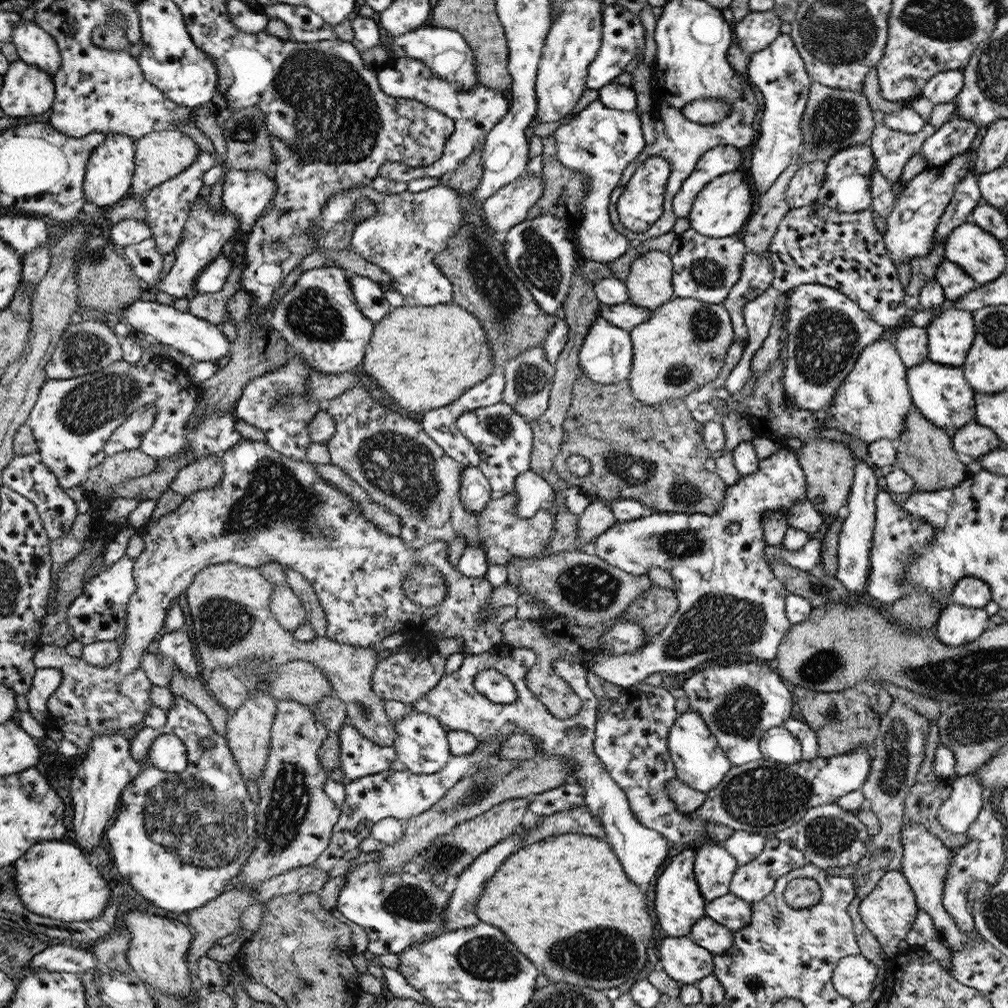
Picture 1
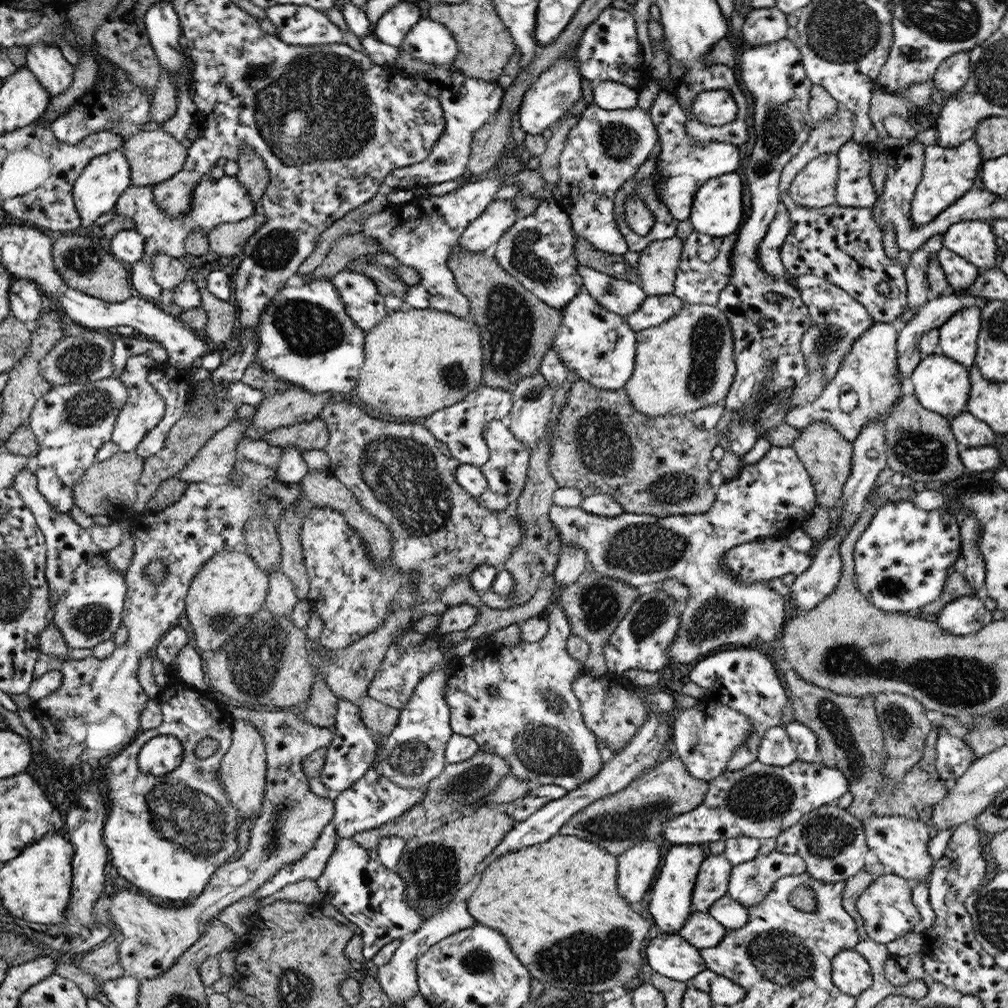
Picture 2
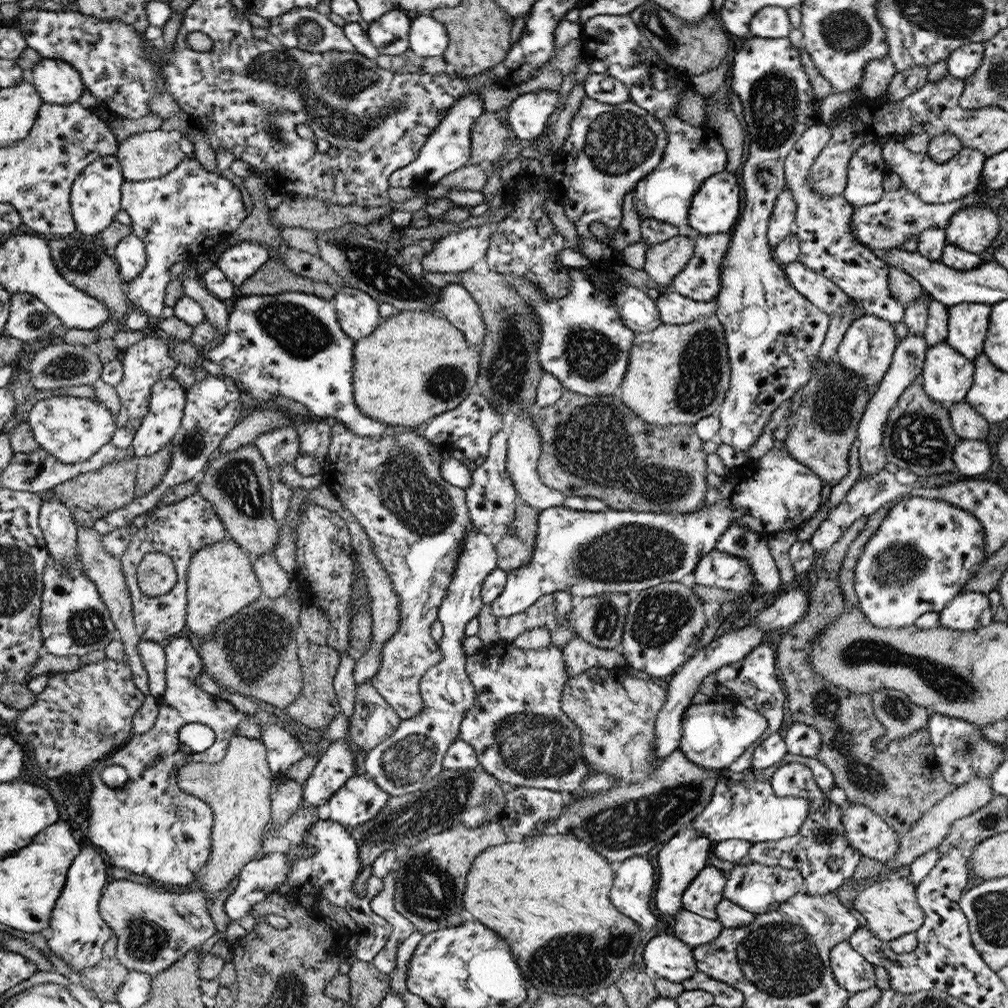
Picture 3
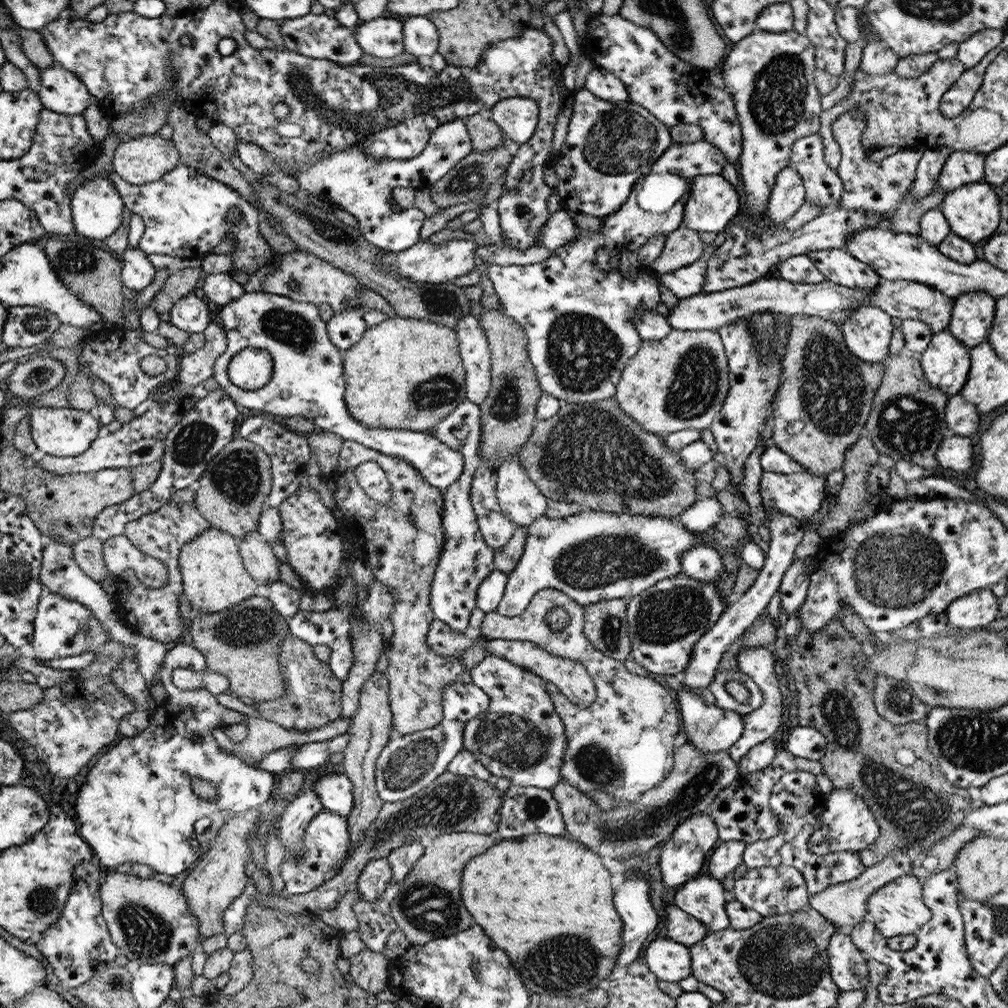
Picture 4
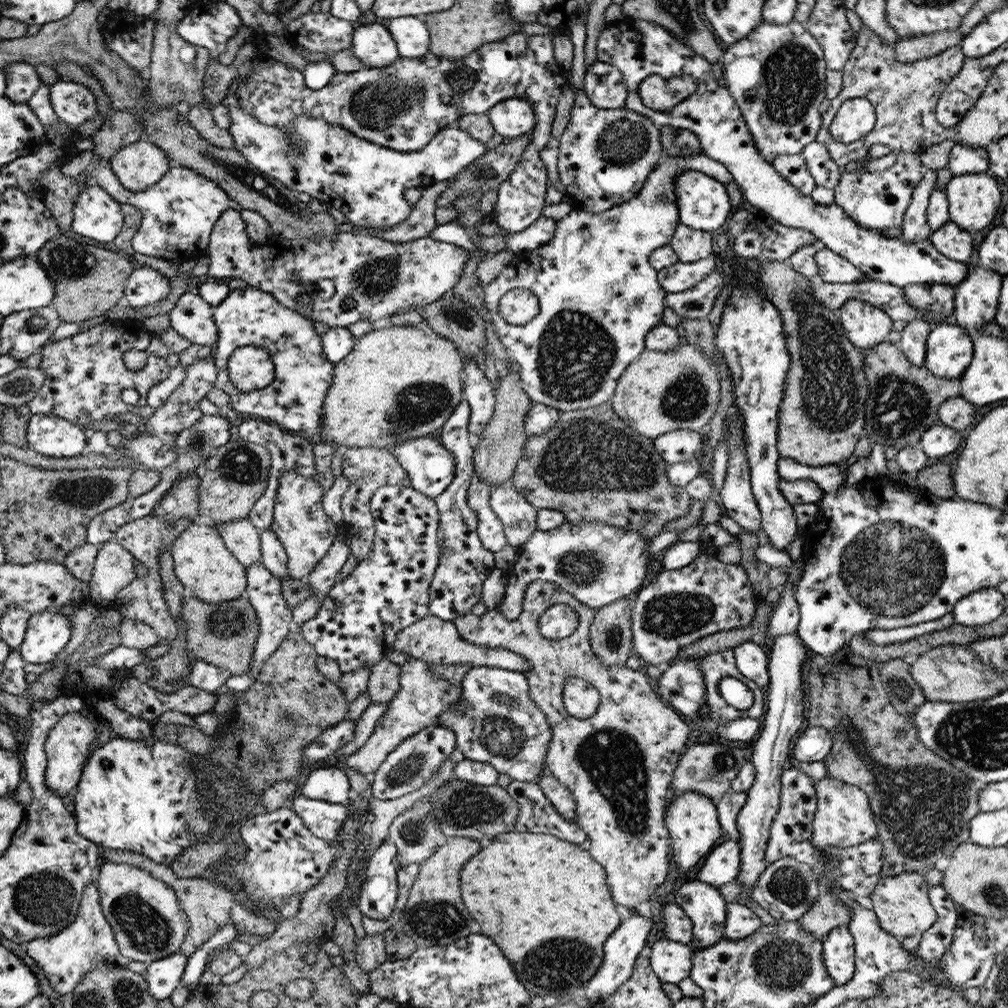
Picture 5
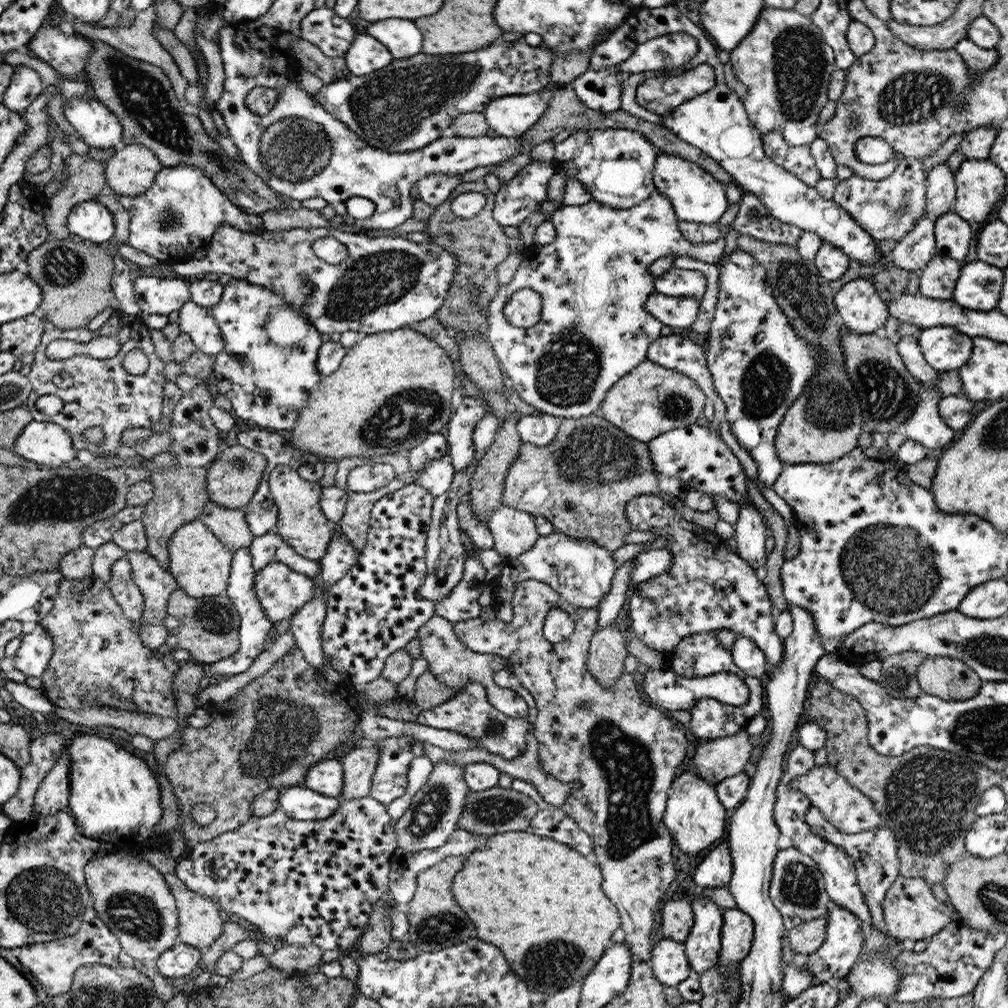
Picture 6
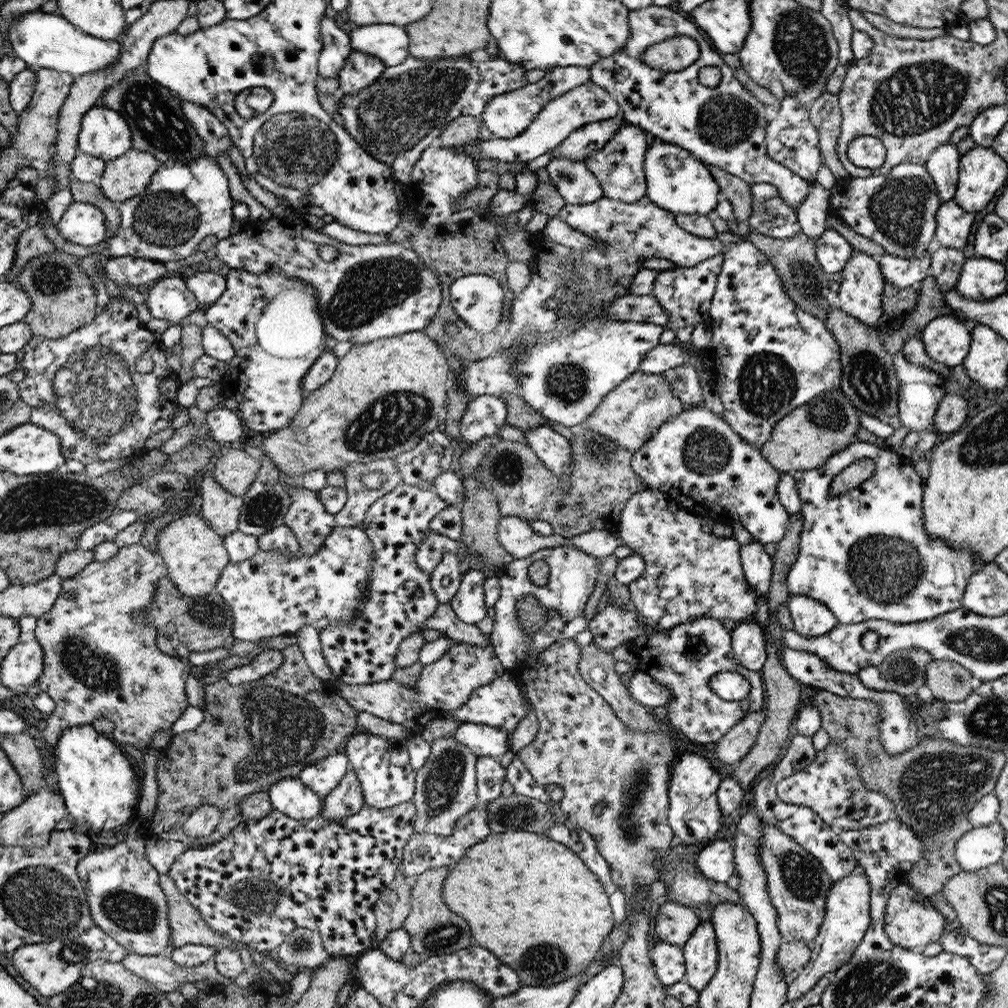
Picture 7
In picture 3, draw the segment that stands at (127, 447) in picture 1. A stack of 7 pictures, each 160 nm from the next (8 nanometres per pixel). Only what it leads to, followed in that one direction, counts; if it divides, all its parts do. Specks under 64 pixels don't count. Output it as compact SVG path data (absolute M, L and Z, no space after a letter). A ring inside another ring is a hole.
M145 336L140 342L121 351L123 377L115 387L118 398L120 398L121 410L116 427L128 427L136 432L143 417L148 412L148 400L152 386L156 381L172 376L173 370L179 365L168 353L167 345L168 343L161 339Z

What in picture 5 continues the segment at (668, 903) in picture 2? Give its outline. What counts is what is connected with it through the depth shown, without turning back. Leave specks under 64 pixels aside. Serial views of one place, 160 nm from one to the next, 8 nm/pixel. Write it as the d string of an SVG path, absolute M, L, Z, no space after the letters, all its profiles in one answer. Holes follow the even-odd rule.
M686 791L675 796L667 805L664 825L672 840L674 860L683 874L698 864L698 860L708 854L719 842L725 839L719 823L716 800L696 791Z

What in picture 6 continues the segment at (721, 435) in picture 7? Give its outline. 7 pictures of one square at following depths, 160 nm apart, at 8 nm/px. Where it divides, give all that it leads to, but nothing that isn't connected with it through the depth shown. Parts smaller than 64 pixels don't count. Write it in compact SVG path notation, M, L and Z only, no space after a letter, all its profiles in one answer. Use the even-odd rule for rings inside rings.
M699 421L688 426L676 427L653 438L647 445L656 473L666 474L668 478L680 478L684 483L683 491L696 490L710 495L711 498L724 496L737 506L742 503L752 503L752 498L746 488L748 486L747 474L743 470L742 464L724 442L724 439L714 430L710 430L709 423Z

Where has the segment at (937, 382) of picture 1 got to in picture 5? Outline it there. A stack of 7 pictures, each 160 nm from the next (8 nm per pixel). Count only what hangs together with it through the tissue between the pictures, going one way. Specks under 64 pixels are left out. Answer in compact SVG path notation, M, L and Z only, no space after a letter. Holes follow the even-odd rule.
M958 324L932 326L925 348L924 366L934 376L959 379L973 357L973 338Z

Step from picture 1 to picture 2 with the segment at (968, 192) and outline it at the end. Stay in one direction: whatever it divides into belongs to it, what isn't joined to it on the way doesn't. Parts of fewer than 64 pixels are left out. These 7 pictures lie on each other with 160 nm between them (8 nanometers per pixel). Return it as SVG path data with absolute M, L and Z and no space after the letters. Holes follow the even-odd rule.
M937 234L922 244L916 253L912 253L910 263L904 268L909 308L918 310L932 297L927 281L927 266L929 258L936 256L942 248L943 234Z

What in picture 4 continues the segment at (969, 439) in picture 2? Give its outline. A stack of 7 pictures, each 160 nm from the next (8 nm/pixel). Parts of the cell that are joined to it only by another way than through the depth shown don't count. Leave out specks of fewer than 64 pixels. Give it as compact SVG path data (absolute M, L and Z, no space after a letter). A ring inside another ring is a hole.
M954 395L948 397L945 406L945 421L950 430L953 430L956 435L972 437L978 428L980 428L980 412L979 410L969 402L966 402L963 396Z

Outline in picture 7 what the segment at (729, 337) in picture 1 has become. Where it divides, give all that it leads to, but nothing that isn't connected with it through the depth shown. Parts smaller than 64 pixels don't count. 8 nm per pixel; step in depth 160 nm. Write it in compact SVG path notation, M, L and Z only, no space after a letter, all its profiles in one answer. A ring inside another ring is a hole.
M638 370L627 380L616 385L582 425L609 438L625 450L636 452L661 424L680 414L684 409L686 409L684 403L661 374L646 374Z

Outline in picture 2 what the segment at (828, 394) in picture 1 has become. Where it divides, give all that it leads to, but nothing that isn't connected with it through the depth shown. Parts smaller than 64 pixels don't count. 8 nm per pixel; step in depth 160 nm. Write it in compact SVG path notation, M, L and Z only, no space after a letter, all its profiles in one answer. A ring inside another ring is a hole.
M801 274L794 278L793 285L800 291L801 299L815 322L815 325L804 333L800 343L805 363L809 366L809 372L824 368L826 382L830 382L836 376L852 343L875 323L874 319L868 314L866 308L845 290L828 282L825 278L813 274Z

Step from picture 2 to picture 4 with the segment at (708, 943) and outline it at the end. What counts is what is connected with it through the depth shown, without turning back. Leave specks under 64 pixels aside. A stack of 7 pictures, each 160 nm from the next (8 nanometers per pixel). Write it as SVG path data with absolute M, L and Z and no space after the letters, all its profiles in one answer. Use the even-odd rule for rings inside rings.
M669 905L666 916L666 938L688 948L698 944L711 933L705 924L684 912L679 906Z

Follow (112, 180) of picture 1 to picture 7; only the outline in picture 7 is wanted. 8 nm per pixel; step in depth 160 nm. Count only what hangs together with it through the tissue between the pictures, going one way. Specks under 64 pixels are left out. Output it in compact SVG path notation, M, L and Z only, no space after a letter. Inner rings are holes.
M72 202L57 227L59 234L74 244L96 246L106 238L106 225L99 207L85 202Z

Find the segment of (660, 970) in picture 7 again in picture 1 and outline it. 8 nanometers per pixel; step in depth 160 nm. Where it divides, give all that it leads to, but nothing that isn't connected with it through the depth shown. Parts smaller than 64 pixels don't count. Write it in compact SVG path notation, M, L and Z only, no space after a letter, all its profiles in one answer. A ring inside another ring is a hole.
M688 936L662 940L659 968L680 986L697 983L714 972L714 954L698 946Z

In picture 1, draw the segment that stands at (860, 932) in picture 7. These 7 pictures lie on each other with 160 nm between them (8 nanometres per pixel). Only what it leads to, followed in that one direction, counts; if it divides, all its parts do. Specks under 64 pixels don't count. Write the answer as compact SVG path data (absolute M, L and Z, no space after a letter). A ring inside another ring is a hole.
M861 954L842 958L832 974L833 987L853 1004L866 1002L874 991L877 971Z

